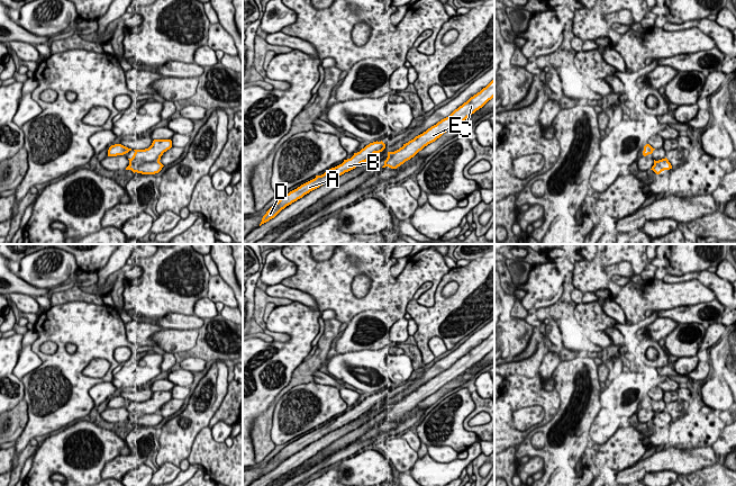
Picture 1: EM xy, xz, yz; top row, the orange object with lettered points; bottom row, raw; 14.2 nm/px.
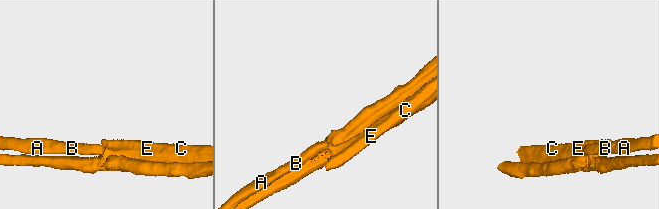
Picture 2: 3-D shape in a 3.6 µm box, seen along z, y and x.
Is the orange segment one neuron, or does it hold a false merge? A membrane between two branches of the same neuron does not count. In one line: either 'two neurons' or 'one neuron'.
one neuron

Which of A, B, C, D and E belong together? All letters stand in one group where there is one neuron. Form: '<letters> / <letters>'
A B C D E

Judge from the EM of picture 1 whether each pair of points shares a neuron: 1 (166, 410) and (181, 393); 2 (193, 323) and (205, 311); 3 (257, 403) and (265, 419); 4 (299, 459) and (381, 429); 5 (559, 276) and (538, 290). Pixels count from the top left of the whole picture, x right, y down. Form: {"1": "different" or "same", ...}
{"1": "same", "2": "different", "3": "different", "4": "same", "5": "same"}

